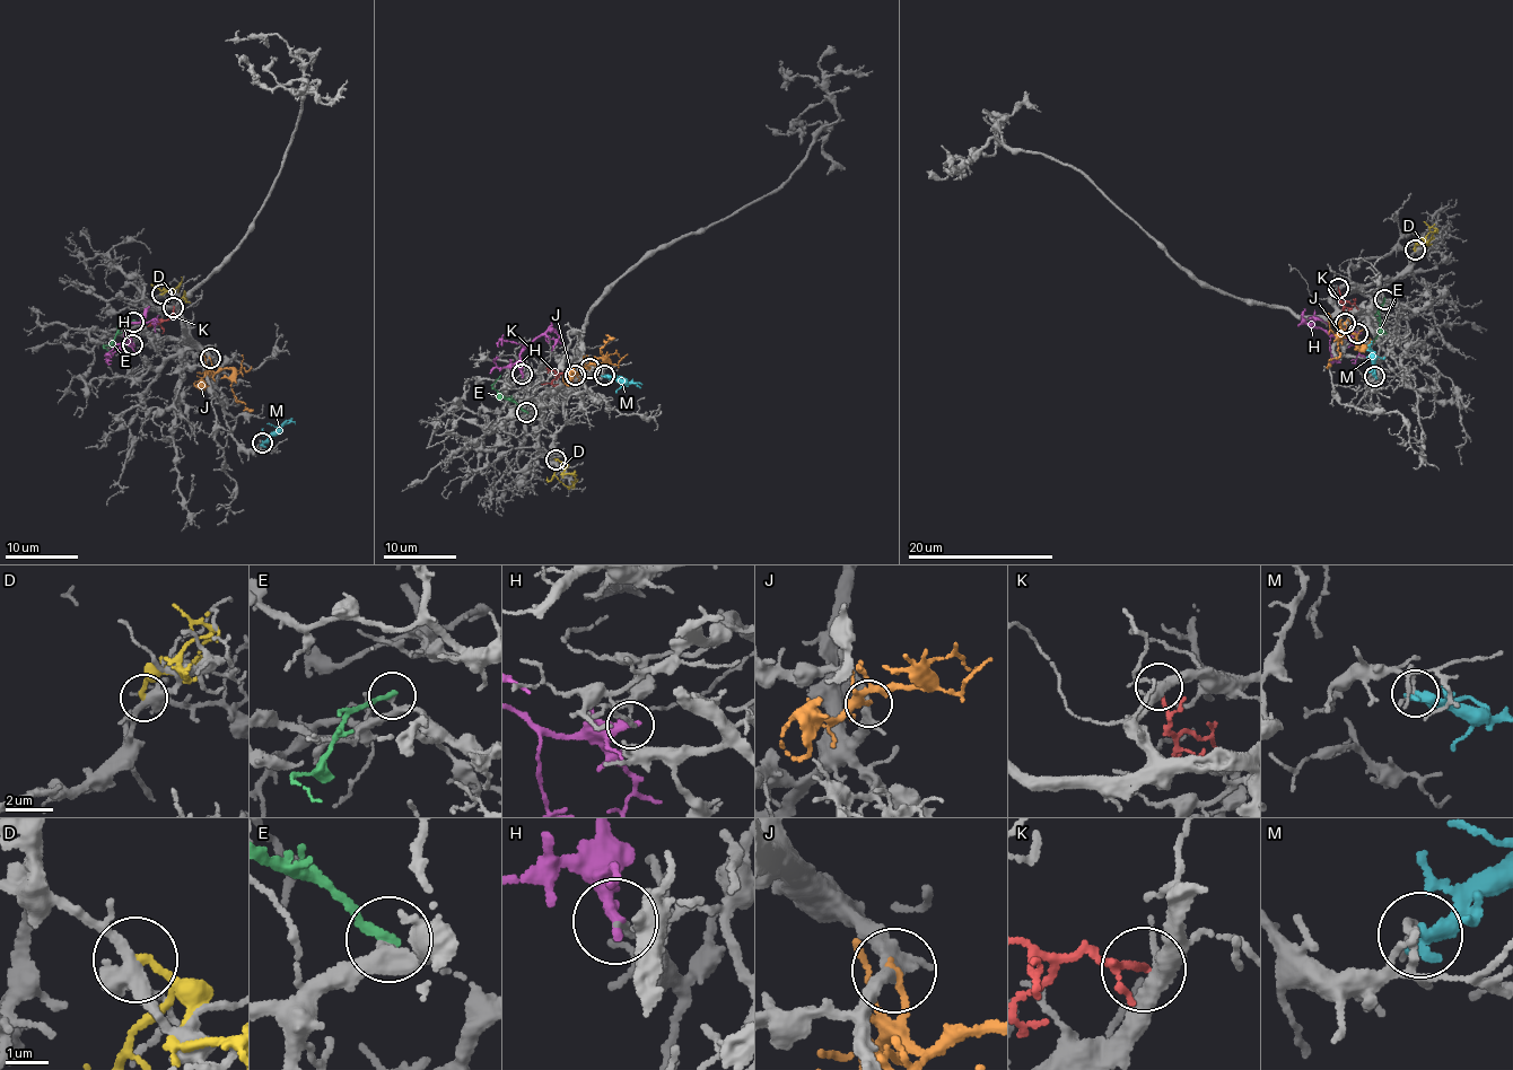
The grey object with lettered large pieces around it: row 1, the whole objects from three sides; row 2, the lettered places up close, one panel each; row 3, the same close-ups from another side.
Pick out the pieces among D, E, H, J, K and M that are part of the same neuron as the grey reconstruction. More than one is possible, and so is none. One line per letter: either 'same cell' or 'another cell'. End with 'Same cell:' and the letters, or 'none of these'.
D: another cell
E: another cell
H: another cell
J: another cell
K: another cell
M: another cell
Same cell: none of these

